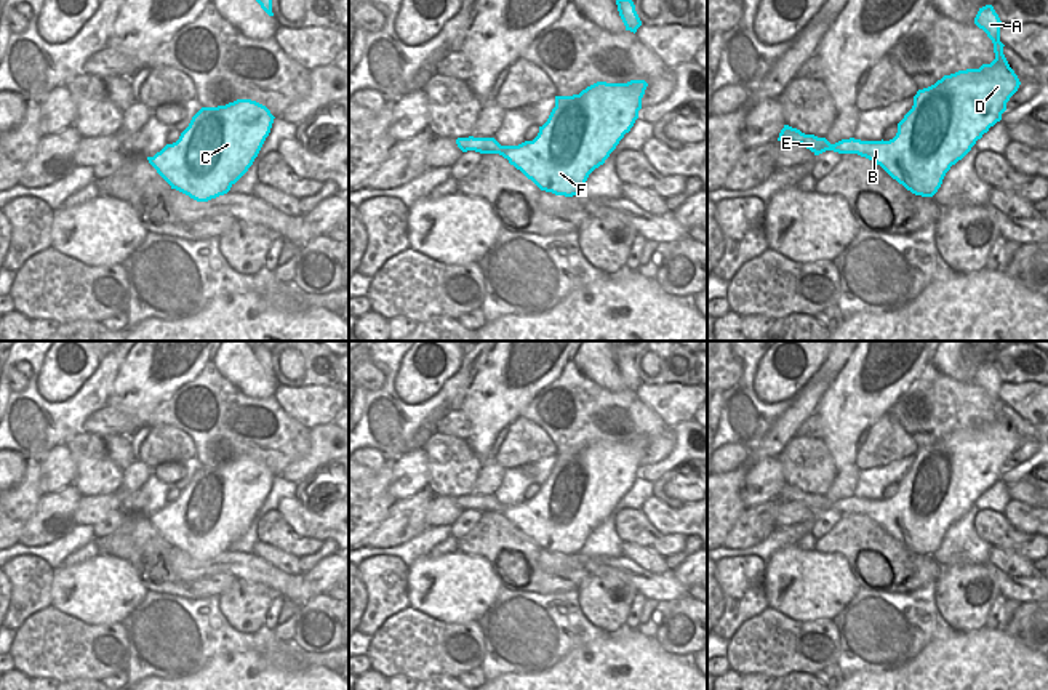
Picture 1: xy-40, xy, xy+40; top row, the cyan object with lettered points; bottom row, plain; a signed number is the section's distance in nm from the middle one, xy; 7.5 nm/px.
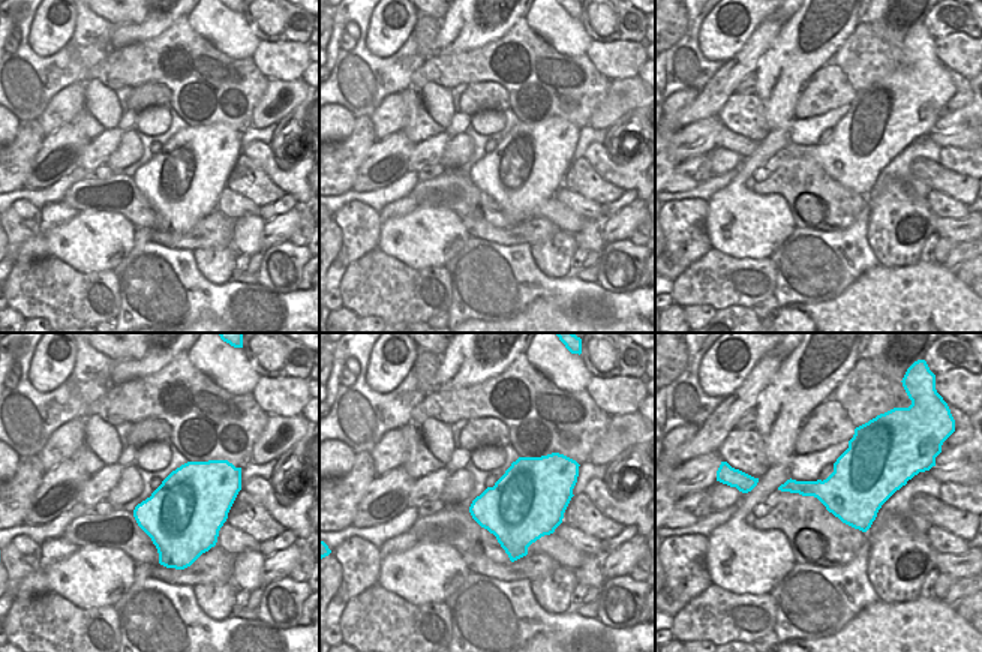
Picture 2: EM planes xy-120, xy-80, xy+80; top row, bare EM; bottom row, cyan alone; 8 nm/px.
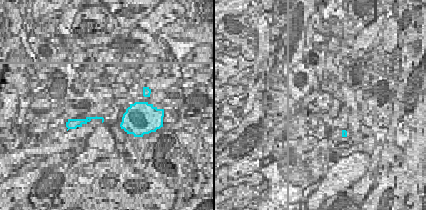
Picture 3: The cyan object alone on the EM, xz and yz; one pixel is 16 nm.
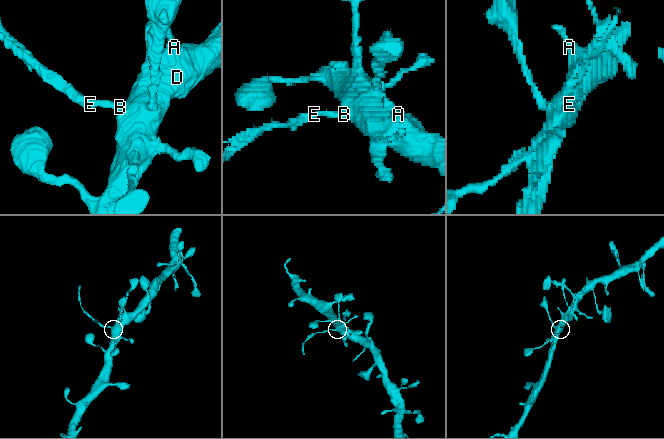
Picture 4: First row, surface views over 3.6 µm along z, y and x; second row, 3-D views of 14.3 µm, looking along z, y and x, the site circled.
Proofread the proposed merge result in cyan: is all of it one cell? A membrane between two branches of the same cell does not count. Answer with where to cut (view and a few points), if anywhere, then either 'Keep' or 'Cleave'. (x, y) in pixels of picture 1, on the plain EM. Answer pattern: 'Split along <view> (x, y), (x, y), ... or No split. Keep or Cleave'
Split along xy+40 (824, 497), (821, 509). Cleave

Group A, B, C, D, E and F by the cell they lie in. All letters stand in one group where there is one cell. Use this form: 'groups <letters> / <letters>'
groups A B C D F / E

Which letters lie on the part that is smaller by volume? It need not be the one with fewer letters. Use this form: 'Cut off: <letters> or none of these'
Cut off: E

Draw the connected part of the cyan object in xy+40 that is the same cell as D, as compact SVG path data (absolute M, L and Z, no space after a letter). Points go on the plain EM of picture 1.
M992 363L979 367L974 383L982 387L994 402L995 418L979 427L958 429L944 434L934 443L918 448L912 467L898 482L898 491L890 499L842 498L830 503L822 498L822 511L858 512L880 524L893 538L907 549L922 556L933 556L942 543L946 532L962 519L978 498L989 490L1002 472L1006 461L1018 450L1021 440L1010 426L1003 402L1000 400L1002 379Z

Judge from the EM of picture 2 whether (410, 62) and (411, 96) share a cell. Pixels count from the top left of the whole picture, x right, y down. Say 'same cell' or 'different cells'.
different cells

